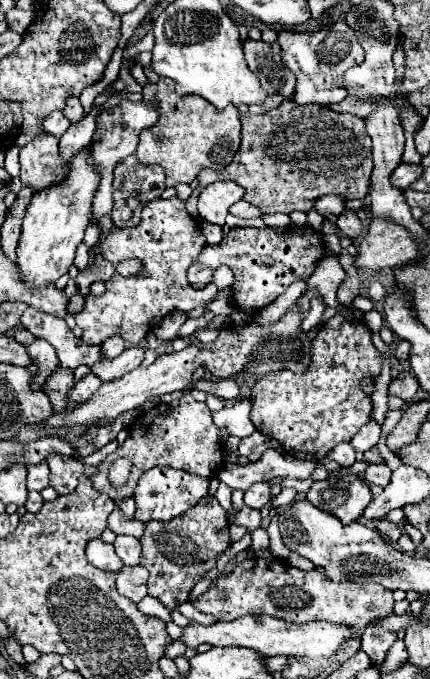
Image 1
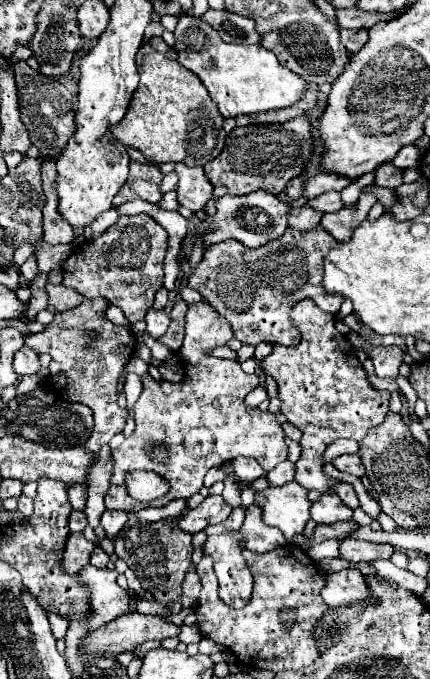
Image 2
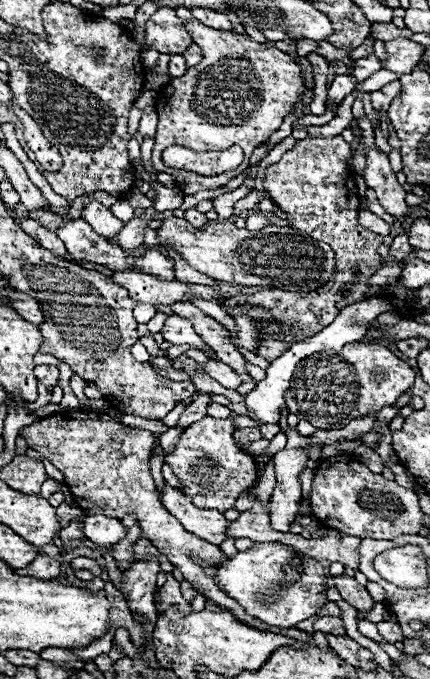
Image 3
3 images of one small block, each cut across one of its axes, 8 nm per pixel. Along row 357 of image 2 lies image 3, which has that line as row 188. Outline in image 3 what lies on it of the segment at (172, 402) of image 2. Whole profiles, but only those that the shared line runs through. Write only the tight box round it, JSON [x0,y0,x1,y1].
[152,20,304,196]

